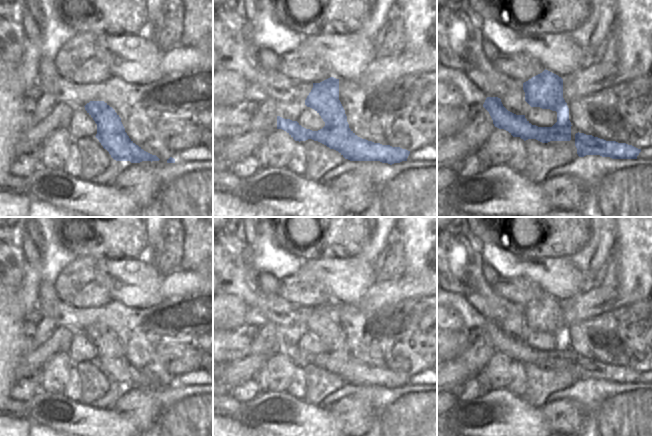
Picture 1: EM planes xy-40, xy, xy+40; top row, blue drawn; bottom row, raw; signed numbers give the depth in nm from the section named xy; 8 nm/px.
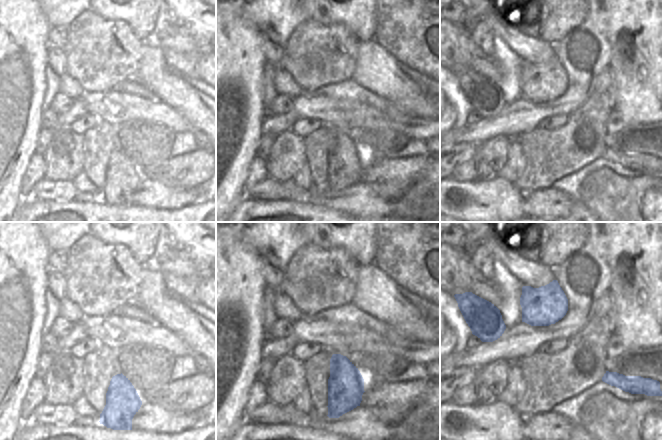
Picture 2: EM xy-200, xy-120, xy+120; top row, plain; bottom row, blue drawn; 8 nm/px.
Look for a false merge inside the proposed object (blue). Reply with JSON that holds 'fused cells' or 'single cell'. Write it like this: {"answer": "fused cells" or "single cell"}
{"answer": "single cell"}

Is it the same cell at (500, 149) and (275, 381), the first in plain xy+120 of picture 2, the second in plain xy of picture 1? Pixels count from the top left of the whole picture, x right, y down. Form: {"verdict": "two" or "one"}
{"verdict": "one"}

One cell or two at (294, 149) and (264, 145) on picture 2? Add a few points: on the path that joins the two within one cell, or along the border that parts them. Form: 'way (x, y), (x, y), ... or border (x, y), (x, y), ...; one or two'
border (274, 136), (274, 142), (267, 159); two

